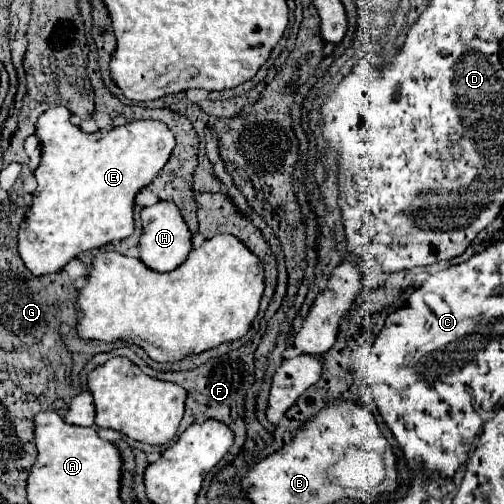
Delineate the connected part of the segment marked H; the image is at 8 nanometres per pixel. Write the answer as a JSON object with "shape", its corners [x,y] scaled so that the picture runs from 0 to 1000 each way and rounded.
{"shape":[[[317,399],[302,411],[286,411],[282,446],[286,446],[286,462],[278,470],[278,514],[306,538],[317,538],[317,542],[345,538],[381,502],[381,494],[385,494],[381,462],[365,438],[365,427],[341,399]]]}

